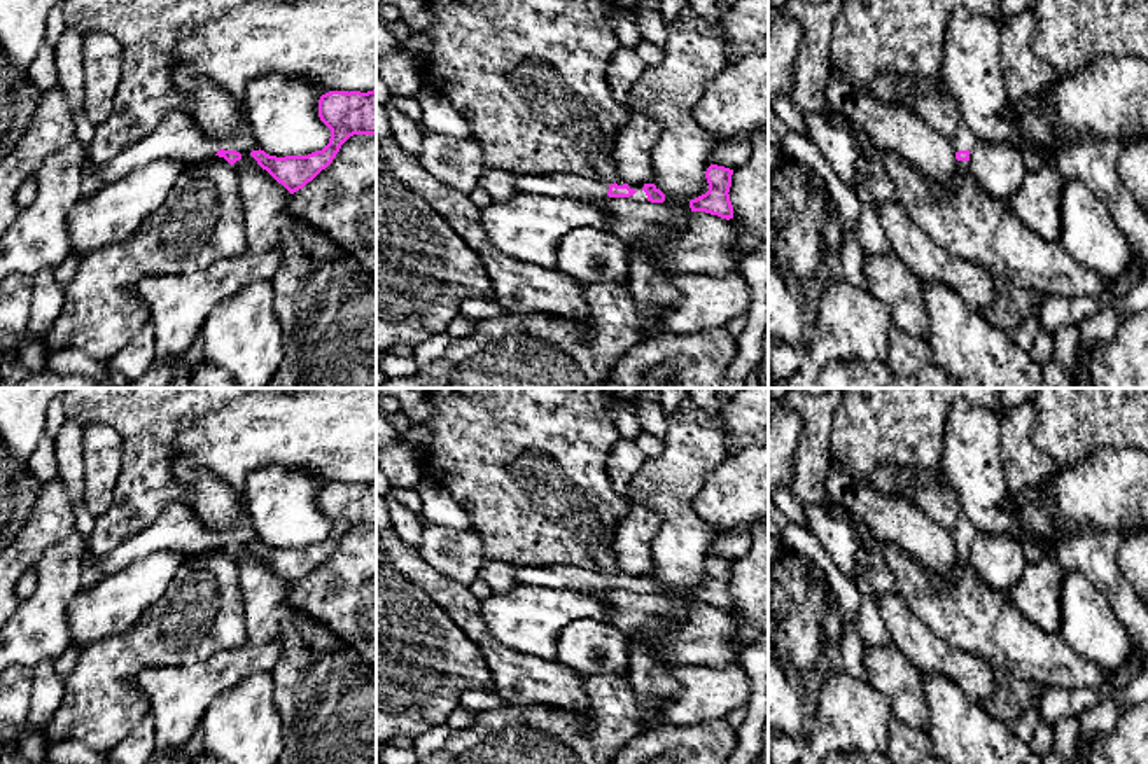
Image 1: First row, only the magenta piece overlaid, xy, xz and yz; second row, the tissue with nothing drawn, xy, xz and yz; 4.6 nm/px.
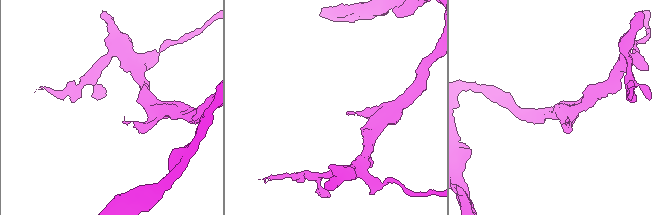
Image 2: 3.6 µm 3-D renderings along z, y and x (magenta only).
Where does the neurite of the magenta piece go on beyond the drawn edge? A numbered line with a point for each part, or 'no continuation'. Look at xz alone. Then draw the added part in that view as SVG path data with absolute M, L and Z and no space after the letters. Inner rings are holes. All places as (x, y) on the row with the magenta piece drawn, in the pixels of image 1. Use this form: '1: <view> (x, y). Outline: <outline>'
1: xz (639, 196). Outline: M628 184L630 189L635 189L637 192L626 199L637 201L637 203L649 203L646 192L642 191L642 184Z

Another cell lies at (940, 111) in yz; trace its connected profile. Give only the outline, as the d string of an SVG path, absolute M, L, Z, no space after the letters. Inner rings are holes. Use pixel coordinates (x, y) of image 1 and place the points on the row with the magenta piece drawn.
M942 87L934 94L905 94L901 105L919 115L934 131L950 140L956 136L962 121L961 107L947 87Z

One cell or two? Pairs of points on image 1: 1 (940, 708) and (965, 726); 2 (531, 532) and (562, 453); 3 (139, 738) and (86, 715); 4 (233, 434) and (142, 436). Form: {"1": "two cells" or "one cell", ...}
{"1": "one cell", "2": "one cell", "3": "two cells", "4": "two cells"}

